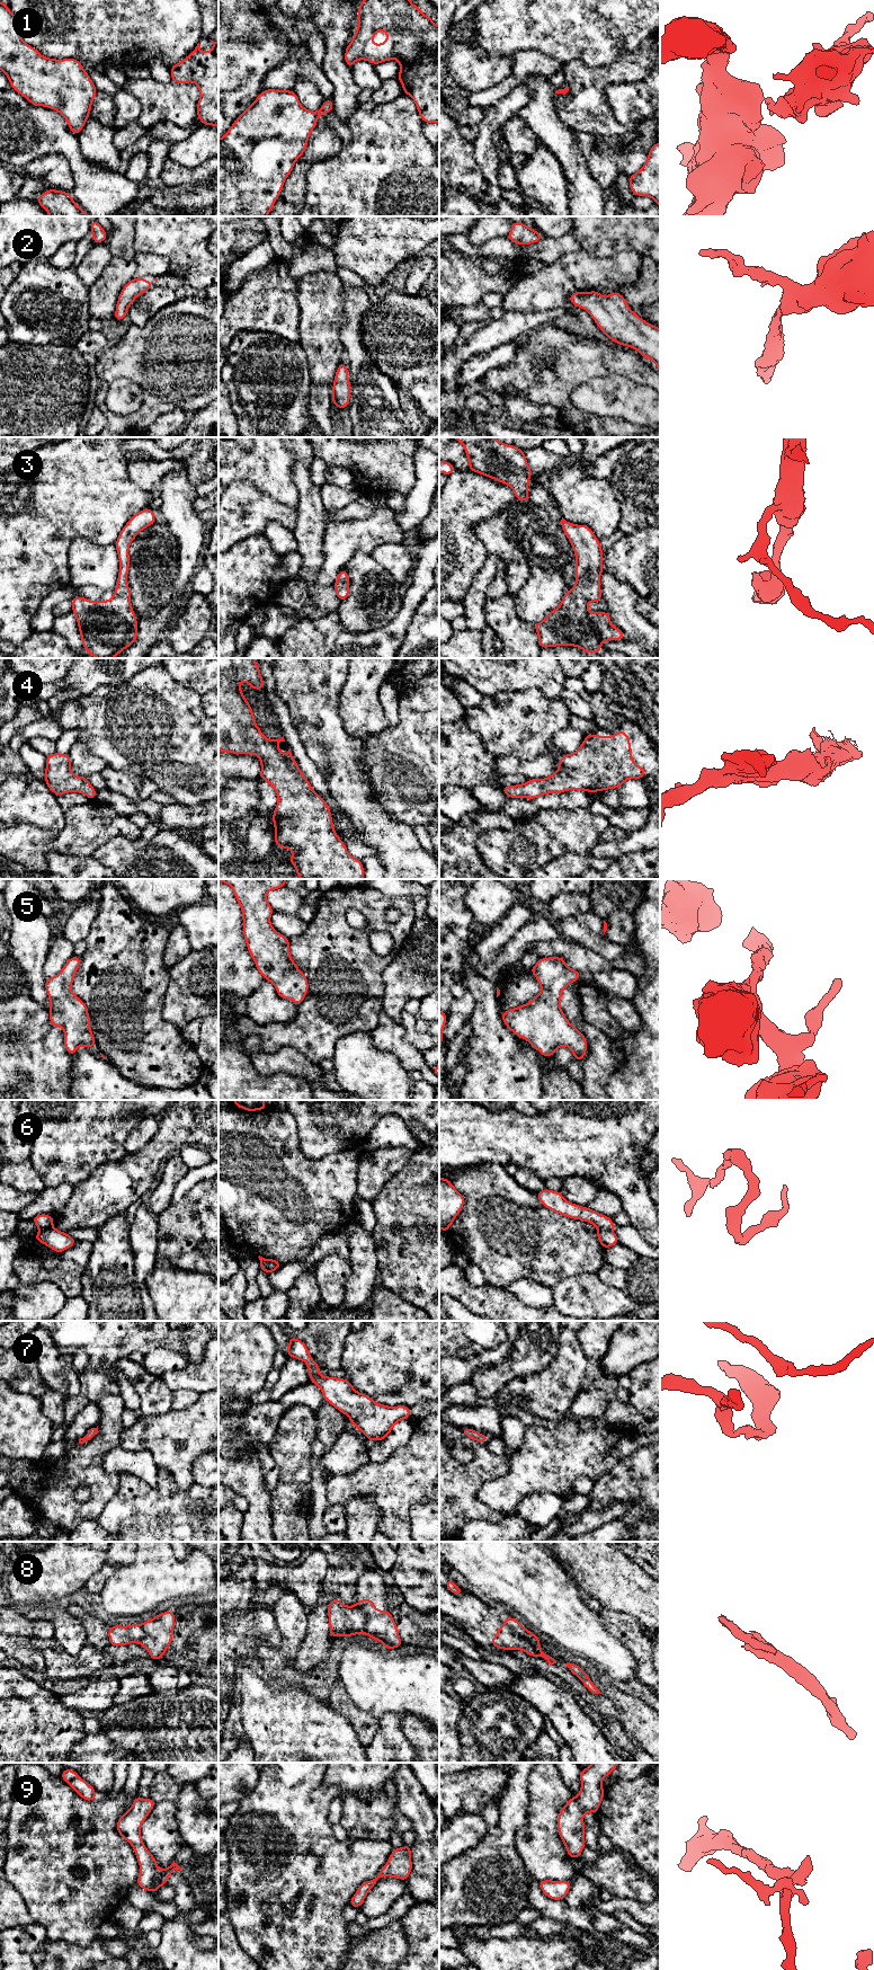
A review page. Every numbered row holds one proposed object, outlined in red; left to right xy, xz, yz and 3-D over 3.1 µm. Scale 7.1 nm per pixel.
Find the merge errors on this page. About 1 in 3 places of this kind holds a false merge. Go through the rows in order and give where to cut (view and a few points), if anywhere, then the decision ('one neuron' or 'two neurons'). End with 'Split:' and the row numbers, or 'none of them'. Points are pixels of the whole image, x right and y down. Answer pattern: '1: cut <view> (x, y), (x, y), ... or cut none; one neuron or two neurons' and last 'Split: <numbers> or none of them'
1: cut xz (315, 112), (318, 116); two neurons
2: cut none; one neuron
3: cut none; one neuron
4: cut none; one neuron
5: cut none; one neuron
6: cut yz (598, 1228), (611, 1231); two neurons
7: cut none; one neuron
8: cut xz (356, 1603), (365, 1618), (365, 1632); two neurons
9: cut none; one neuron
Split: 1, 6, 8

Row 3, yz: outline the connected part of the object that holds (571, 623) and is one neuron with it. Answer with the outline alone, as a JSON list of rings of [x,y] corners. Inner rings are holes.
[[[561,520],[562,529],[570,541],[577,564],[574,566],[576,584],[562,597],[560,605],[550,611],[542,622],[534,624],[538,633],[541,649],[556,646],[574,646],[587,654],[600,653],[601,644],[606,640],[624,640],[621,629],[610,622],[608,612],[589,612],[588,603],[601,601],[600,575],[604,570],[604,552],[600,542],[587,525],[576,525],[571,522]]]

